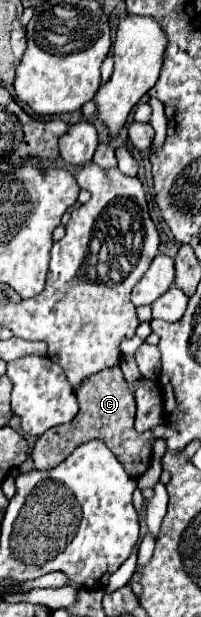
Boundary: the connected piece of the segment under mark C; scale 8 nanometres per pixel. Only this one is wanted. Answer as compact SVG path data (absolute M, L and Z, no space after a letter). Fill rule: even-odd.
M119 367L105 369L97 375L91 377L93 385L81 385L77 391L77 401L79 401L79 413L75 415L73 421L53 427L49 433L43 433L37 443L31 449L31 457L35 463L35 469L49 471L57 467L75 447L81 443L87 443L89 439L101 439L113 455L119 459L119 463L125 467L127 475L133 479L139 479L151 465L151 453L155 439L152 432L137 433L133 427L135 419L135 399L133 393L127 387L127 381L123 379L123 373Z

